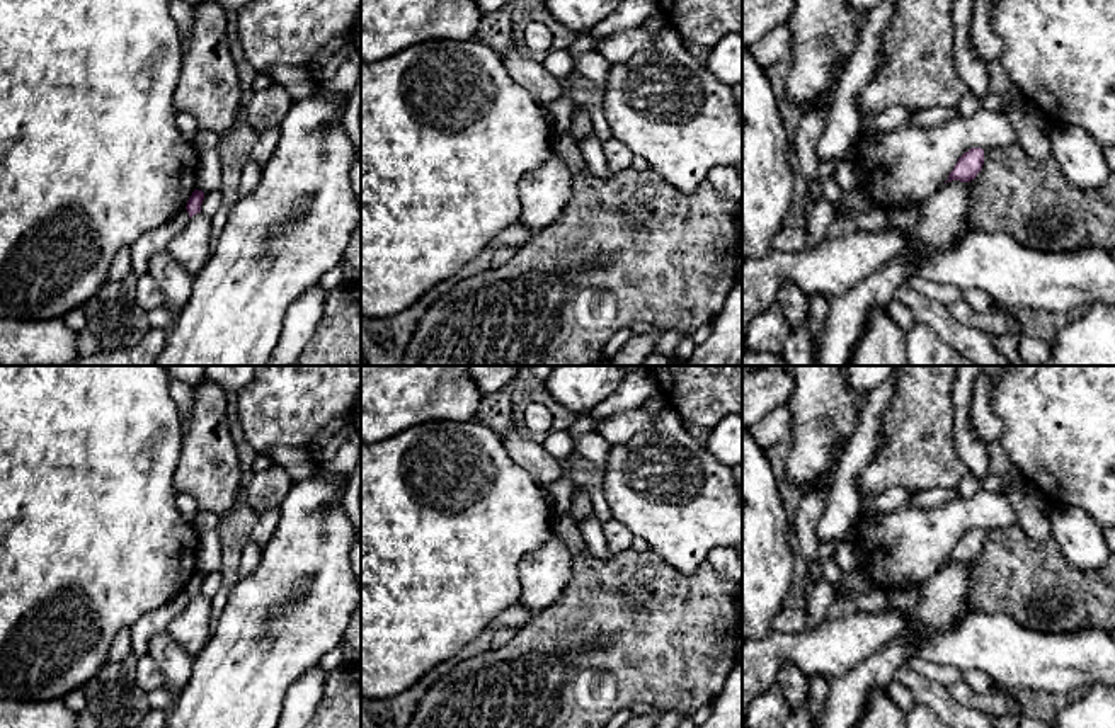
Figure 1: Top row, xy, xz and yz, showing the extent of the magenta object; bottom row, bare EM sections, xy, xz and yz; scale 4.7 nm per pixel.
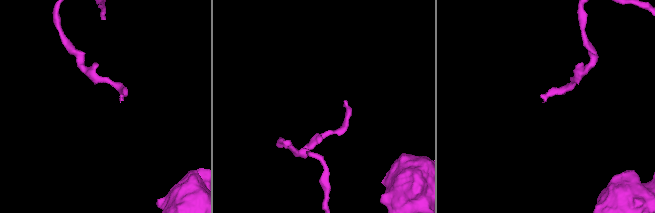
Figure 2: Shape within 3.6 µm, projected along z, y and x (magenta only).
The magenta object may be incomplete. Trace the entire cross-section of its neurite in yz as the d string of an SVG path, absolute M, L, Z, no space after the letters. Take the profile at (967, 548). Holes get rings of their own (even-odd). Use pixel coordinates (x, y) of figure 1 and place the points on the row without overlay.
M970 529L958 539L946 563L952 561L970 563L982 551L982 546L984 546L984 531Z

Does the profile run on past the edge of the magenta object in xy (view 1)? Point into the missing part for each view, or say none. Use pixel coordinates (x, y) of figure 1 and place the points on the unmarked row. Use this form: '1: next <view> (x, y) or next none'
1: next none

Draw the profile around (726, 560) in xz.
M720 546L708 553L706 563L725 580L742 583L742 558L737 548Z

